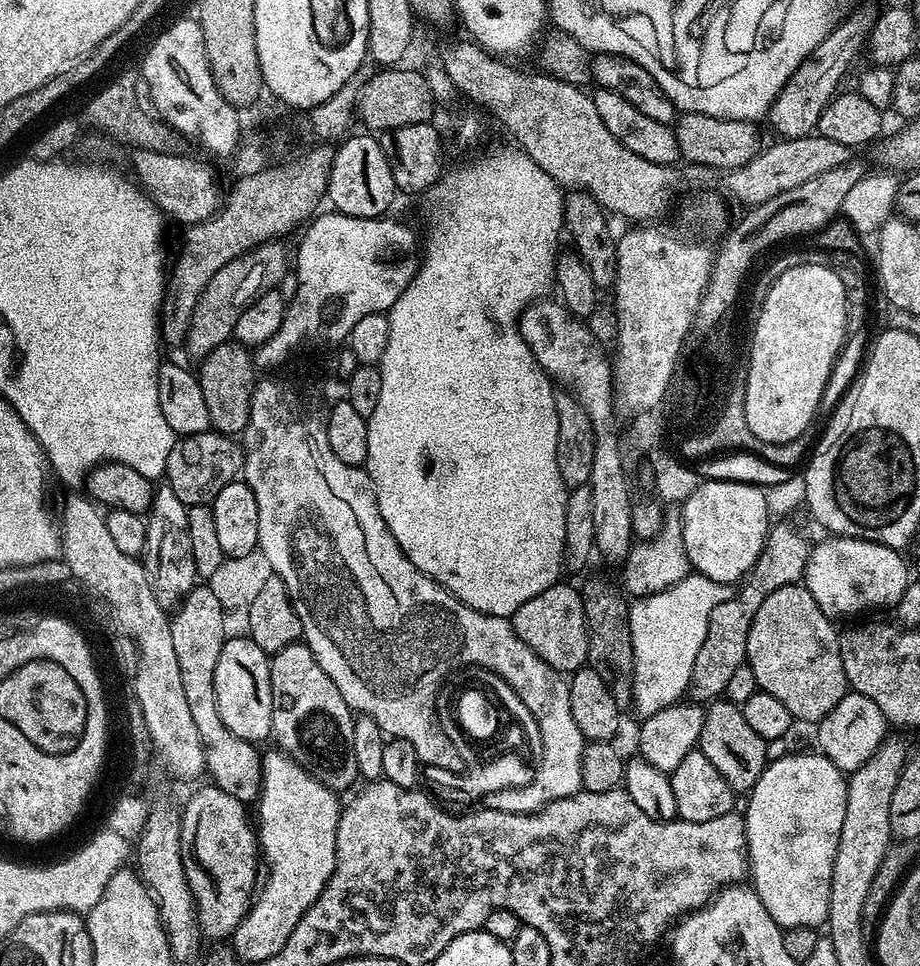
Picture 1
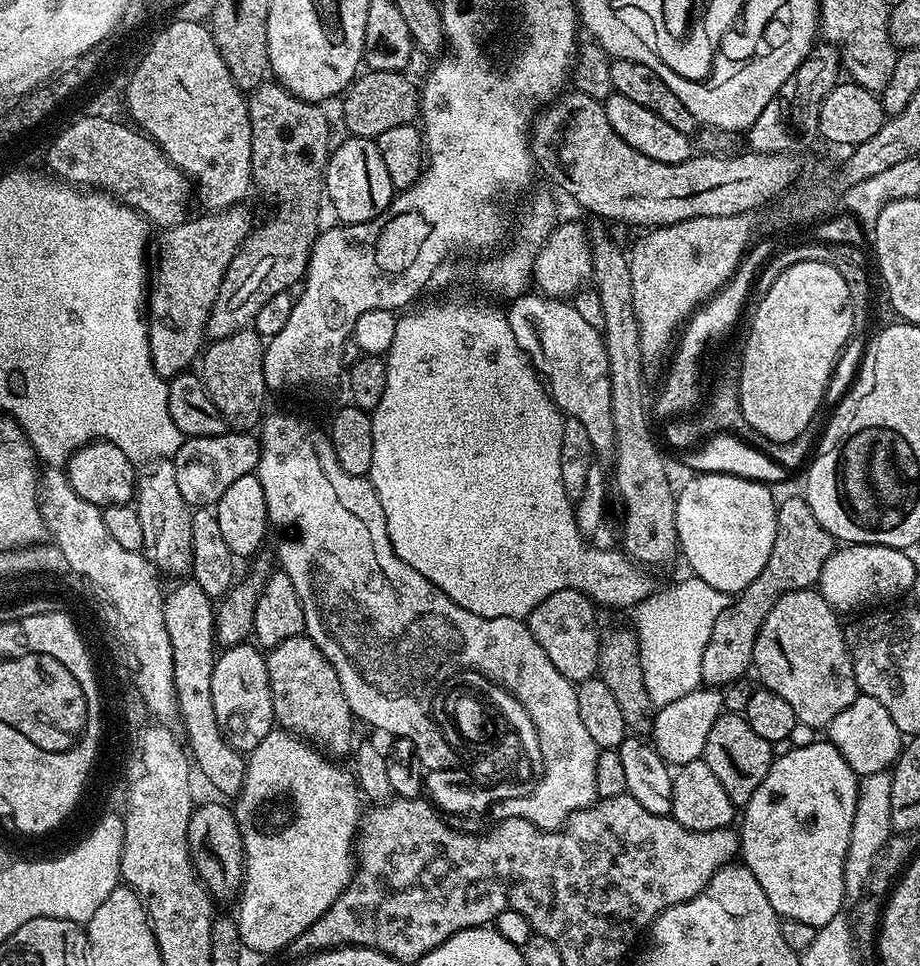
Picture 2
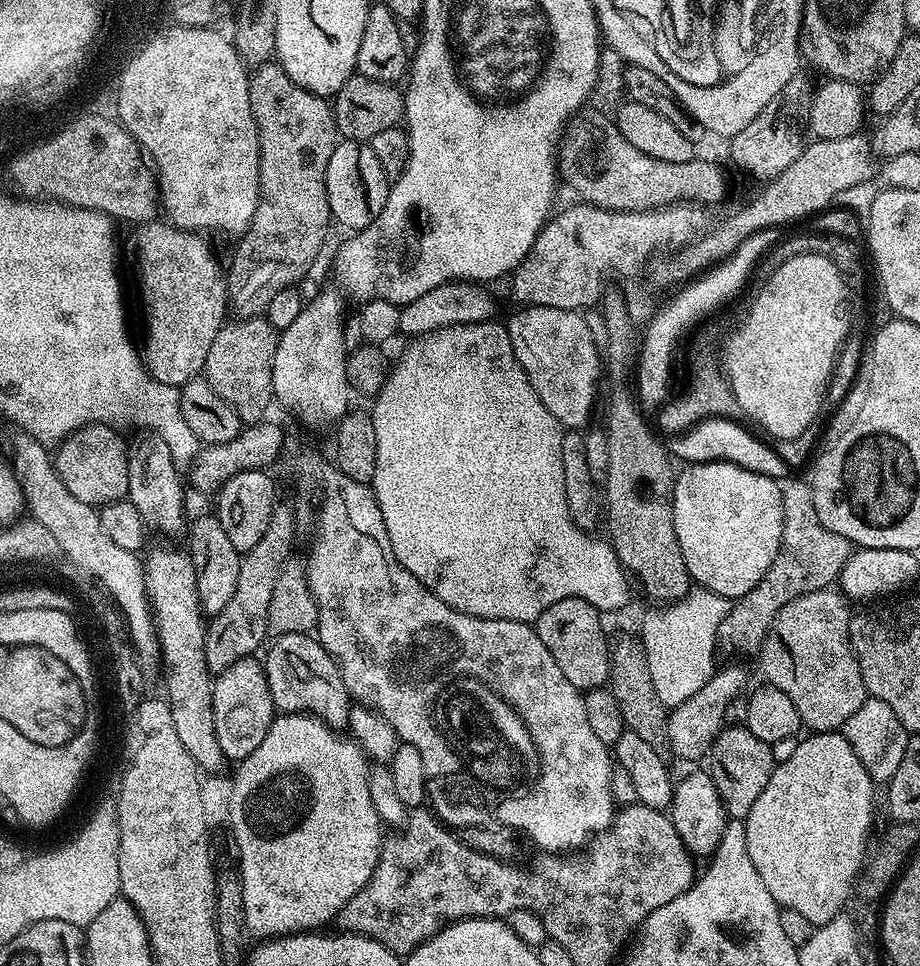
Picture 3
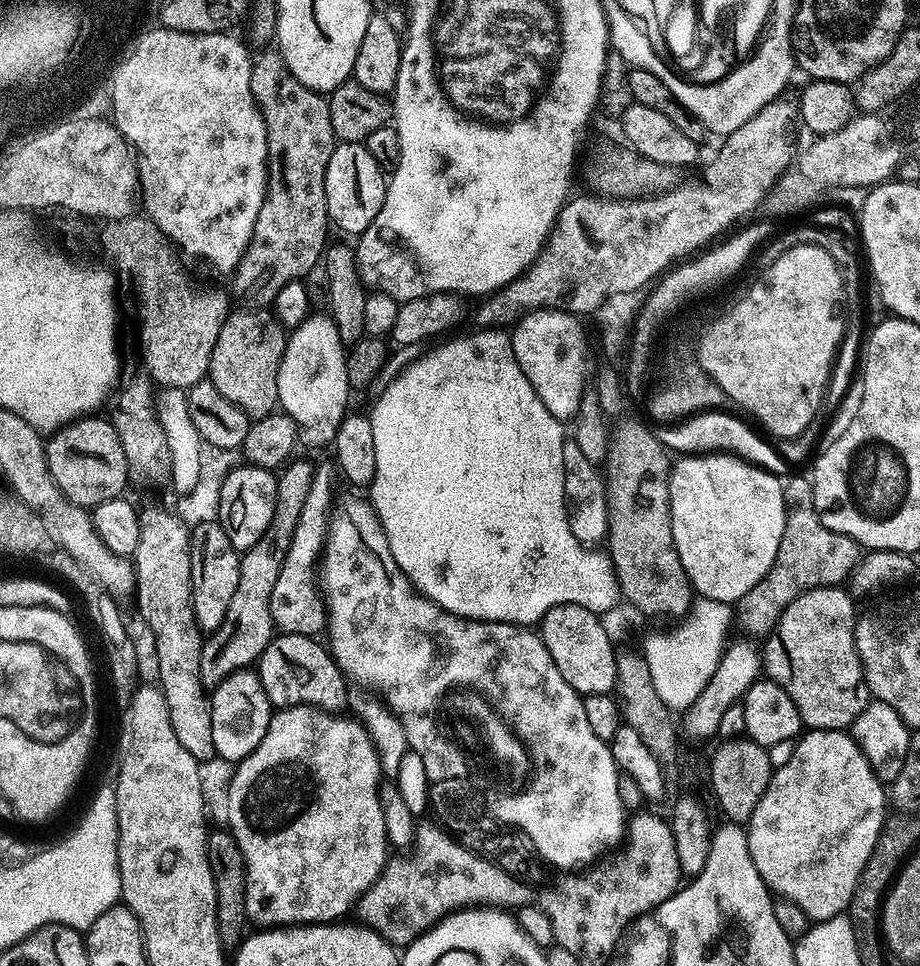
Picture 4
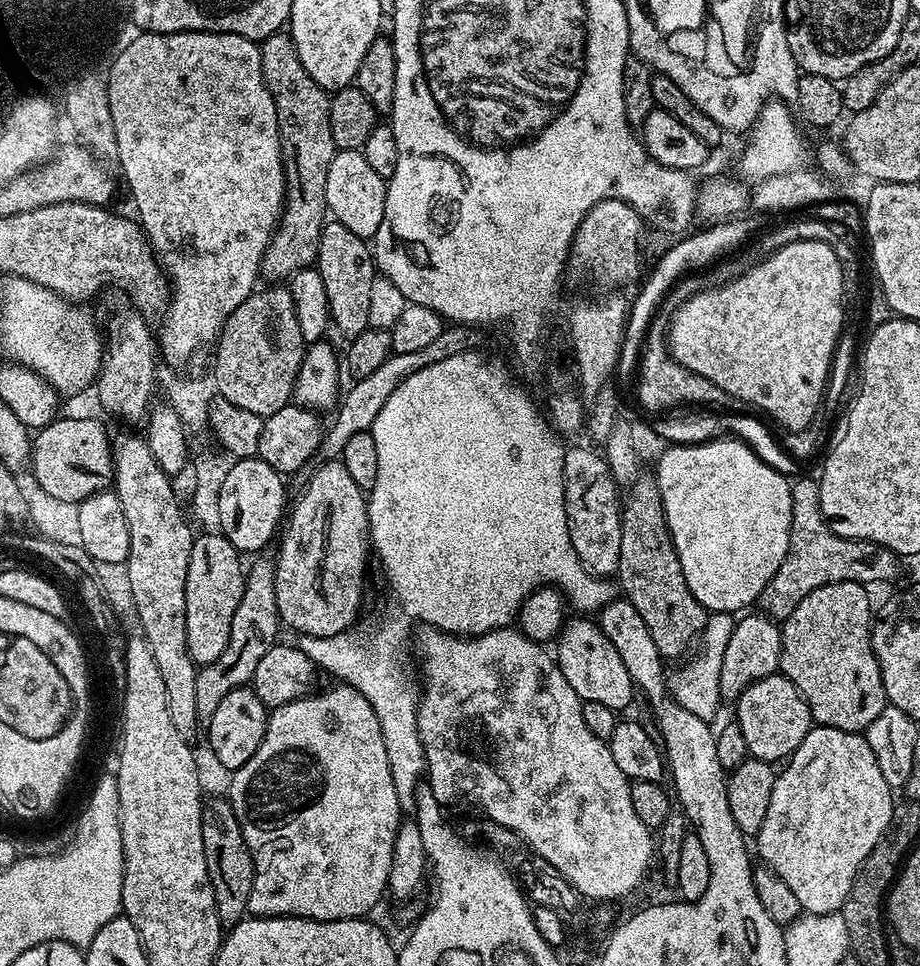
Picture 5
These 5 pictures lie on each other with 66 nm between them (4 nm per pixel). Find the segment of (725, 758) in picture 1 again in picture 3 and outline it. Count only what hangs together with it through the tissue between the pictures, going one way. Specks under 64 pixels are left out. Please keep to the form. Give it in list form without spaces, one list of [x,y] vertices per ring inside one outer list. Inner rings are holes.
[[[725,726],[720,731],[706,757],[706,770],[724,799],[724,811],[733,821],[743,821],[750,814],[754,802],[758,802],[758,794],[766,790],[766,782],[770,782],[770,774],[777,763],[773,745],[762,742],[762,738],[754,738],[747,726]]]

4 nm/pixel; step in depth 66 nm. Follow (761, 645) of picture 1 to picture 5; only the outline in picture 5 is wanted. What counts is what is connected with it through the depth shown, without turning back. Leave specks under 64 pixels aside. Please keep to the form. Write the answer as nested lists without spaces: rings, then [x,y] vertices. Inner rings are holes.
[[[853,580],[818,586],[782,621],[779,671],[794,682],[819,727],[863,733],[888,704],[872,649],[874,604],[872,608],[868,592]]]

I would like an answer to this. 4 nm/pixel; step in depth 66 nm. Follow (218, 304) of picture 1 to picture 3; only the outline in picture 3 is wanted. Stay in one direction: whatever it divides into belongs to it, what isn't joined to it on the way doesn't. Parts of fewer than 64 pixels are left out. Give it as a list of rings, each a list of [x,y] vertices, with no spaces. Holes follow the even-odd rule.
[[[279,62],[255,65],[248,78],[248,89],[254,122],[260,131],[260,201],[248,229],[239,237],[240,245],[232,265],[226,268],[228,303],[231,311],[236,311],[235,315],[240,318],[261,315],[278,290],[299,285],[299,280],[315,266],[332,220],[326,194],[326,170],[330,166],[330,154],[334,154],[338,143],[331,103],[298,86]]]

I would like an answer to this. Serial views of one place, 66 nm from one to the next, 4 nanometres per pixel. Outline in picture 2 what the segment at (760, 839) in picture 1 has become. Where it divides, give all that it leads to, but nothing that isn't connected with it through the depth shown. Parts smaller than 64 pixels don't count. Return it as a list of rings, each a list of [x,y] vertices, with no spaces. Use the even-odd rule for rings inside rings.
[[[820,738],[813,744],[797,743],[788,754],[775,757],[766,778],[762,778],[762,786],[758,786],[748,803],[743,805],[738,827],[738,856],[750,874],[758,878],[758,886],[762,886],[766,898],[770,898],[770,906],[774,906],[777,916],[821,928],[841,915],[840,907],[846,901],[844,867],[850,850],[850,830],[858,806],[859,789],[860,780],[856,772],[850,770],[846,758],[842,758],[827,739]]]

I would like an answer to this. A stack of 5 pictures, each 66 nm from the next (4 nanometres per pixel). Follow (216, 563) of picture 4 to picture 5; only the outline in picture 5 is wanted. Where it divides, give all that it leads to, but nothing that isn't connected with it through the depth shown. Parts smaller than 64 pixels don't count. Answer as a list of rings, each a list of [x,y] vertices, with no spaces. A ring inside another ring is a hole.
[[[201,531],[193,539],[190,566],[186,570],[186,646],[198,666],[213,664],[218,654],[226,650],[226,642],[230,642],[230,624],[234,622],[238,602],[242,602],[246,575],[240,560],[242,553],[221,531]]]

